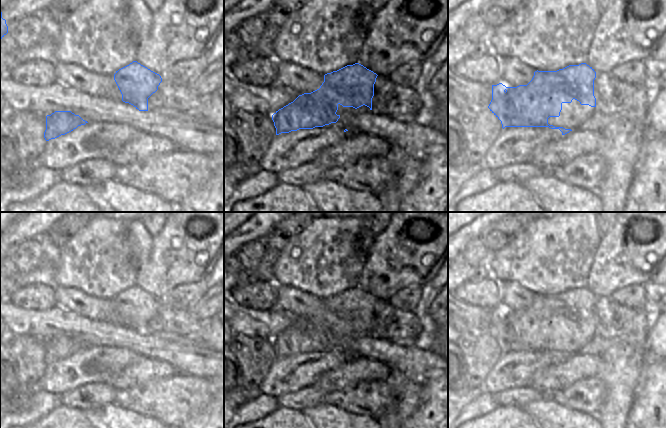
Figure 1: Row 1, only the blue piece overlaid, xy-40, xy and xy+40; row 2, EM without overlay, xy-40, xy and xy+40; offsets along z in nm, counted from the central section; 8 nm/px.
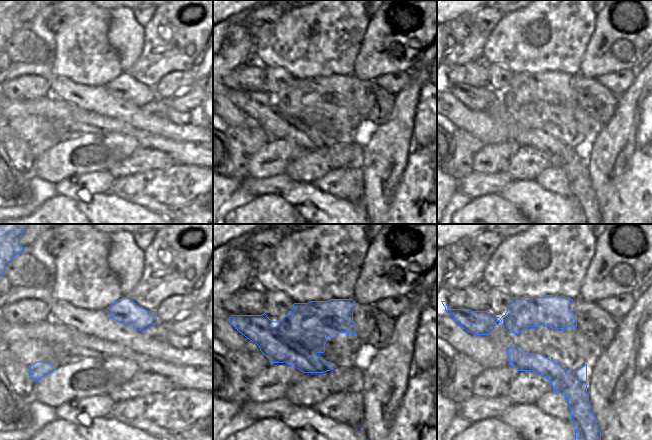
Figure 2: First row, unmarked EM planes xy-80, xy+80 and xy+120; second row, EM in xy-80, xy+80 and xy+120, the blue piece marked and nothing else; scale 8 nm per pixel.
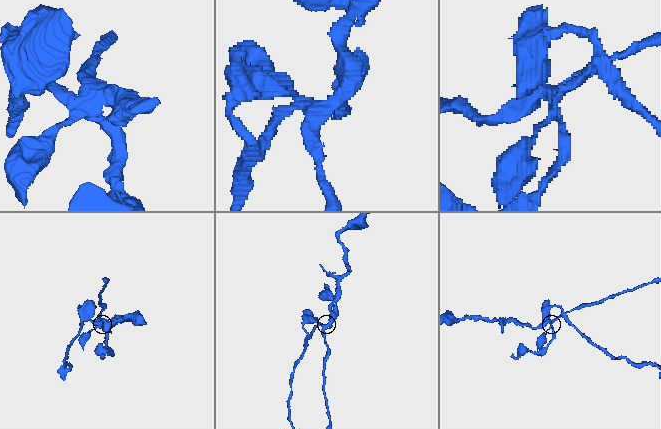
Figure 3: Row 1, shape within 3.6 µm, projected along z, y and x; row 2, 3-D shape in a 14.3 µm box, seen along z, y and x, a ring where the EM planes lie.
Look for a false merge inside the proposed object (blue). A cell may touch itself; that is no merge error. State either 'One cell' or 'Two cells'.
Two cells

